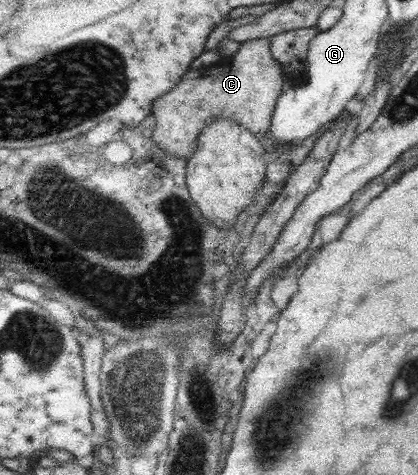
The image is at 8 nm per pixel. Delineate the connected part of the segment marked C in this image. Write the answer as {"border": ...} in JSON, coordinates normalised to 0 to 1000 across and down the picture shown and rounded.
{"border":[[[651,78],[581,91],[555,120],[536,120],[505,139],[455,145],[433,173],[366,213],[376,265],[368,297],[411,328],[452,337],[474,312],[483,274],[517,248],[567,251],[610,286],[644,274],[646,248],[677,177],[670,131],[648,116]]]}

